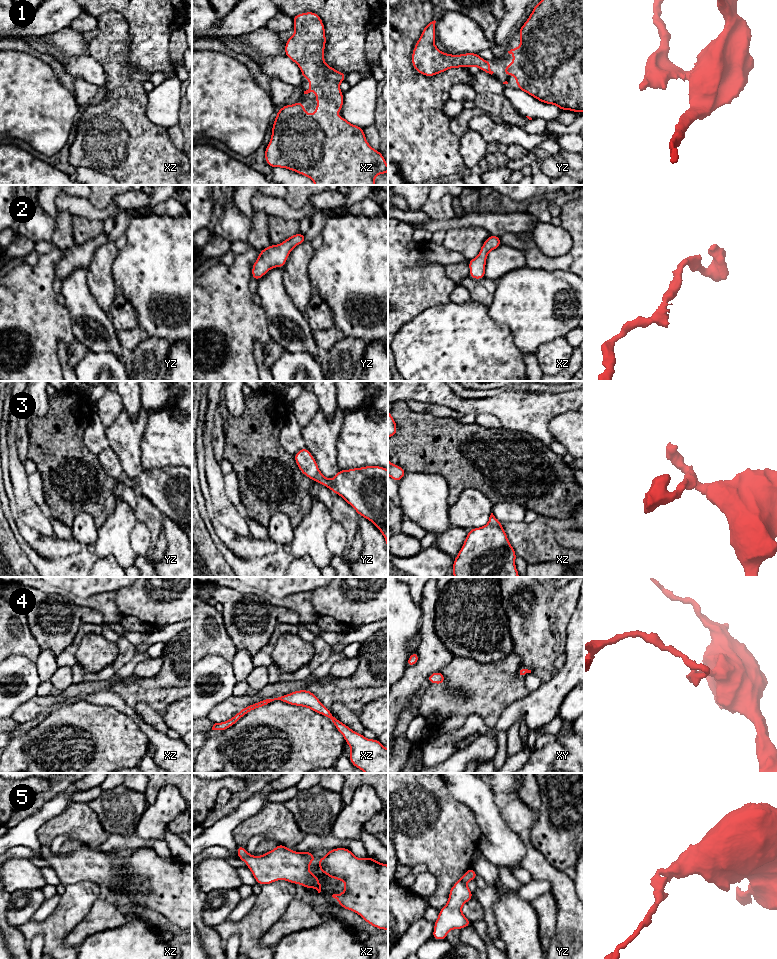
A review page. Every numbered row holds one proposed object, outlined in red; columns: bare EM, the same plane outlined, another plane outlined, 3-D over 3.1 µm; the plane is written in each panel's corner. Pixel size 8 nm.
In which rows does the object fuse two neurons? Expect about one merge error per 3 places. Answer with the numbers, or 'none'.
none

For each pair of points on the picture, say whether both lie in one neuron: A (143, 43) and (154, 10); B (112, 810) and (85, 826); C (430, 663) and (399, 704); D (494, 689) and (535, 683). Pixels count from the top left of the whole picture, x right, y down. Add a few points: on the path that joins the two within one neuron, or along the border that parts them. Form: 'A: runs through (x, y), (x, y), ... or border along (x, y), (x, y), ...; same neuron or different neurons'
A: runs through (149, 35), (151, 18); same neuron
B: border along (88, 803), (102, 827), (109, 834); different neurons
C: runs through (420, 673), (399, 694); same neuron
D: border along (523, 677), (523, 682), (530, 691); different neurons

